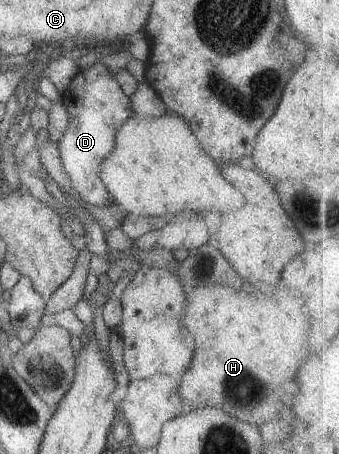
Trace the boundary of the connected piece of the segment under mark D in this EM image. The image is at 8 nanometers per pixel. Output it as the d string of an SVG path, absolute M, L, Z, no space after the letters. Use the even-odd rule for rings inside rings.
M99 61L79 71L72 78L63 97L68 126L57 144L62 170L81 203L96 208L109 206L113 199L98 178L98 166L114 148L114 134L118 126L133 114L130 99L124 95L114 75Z

